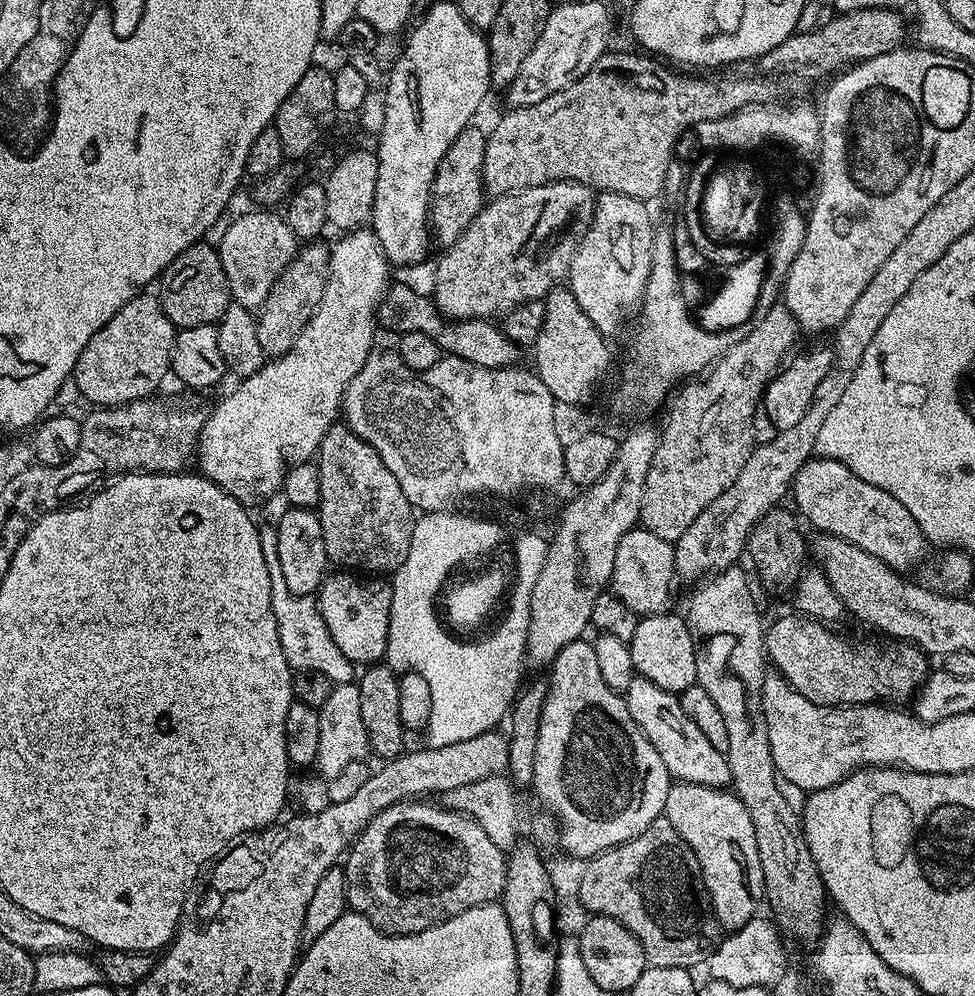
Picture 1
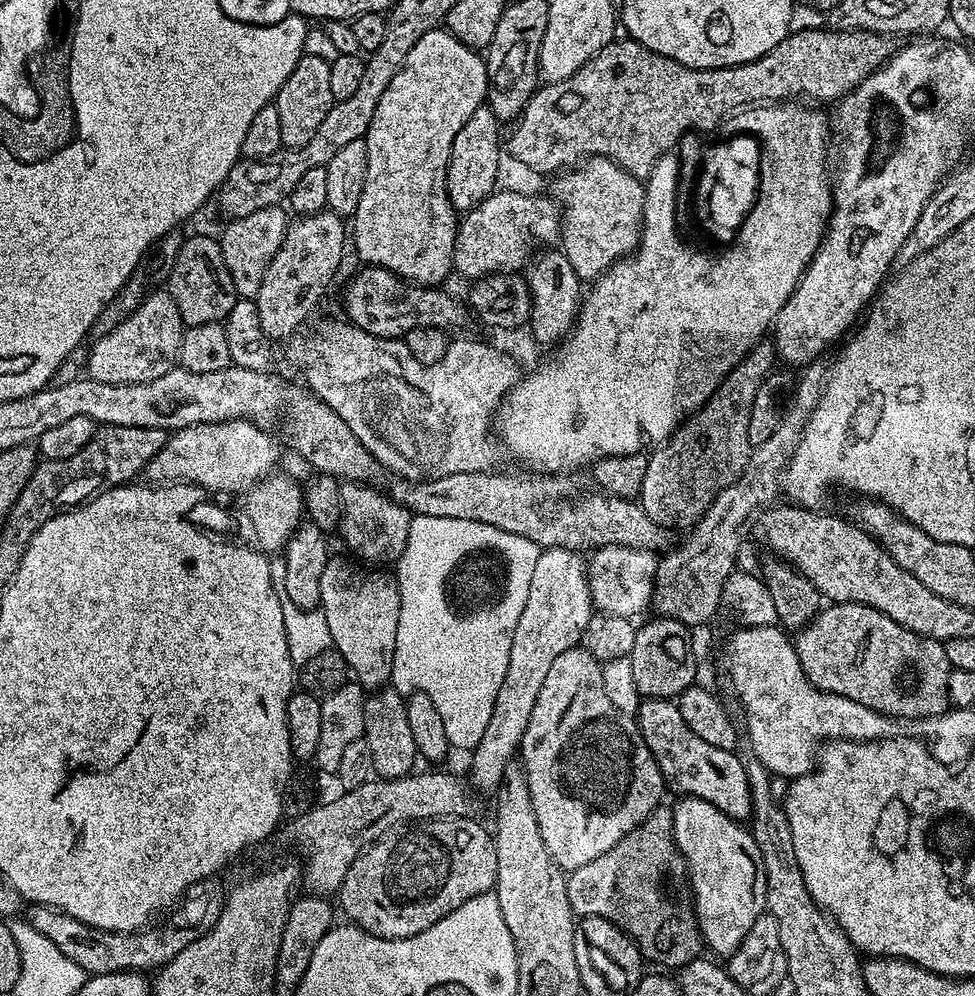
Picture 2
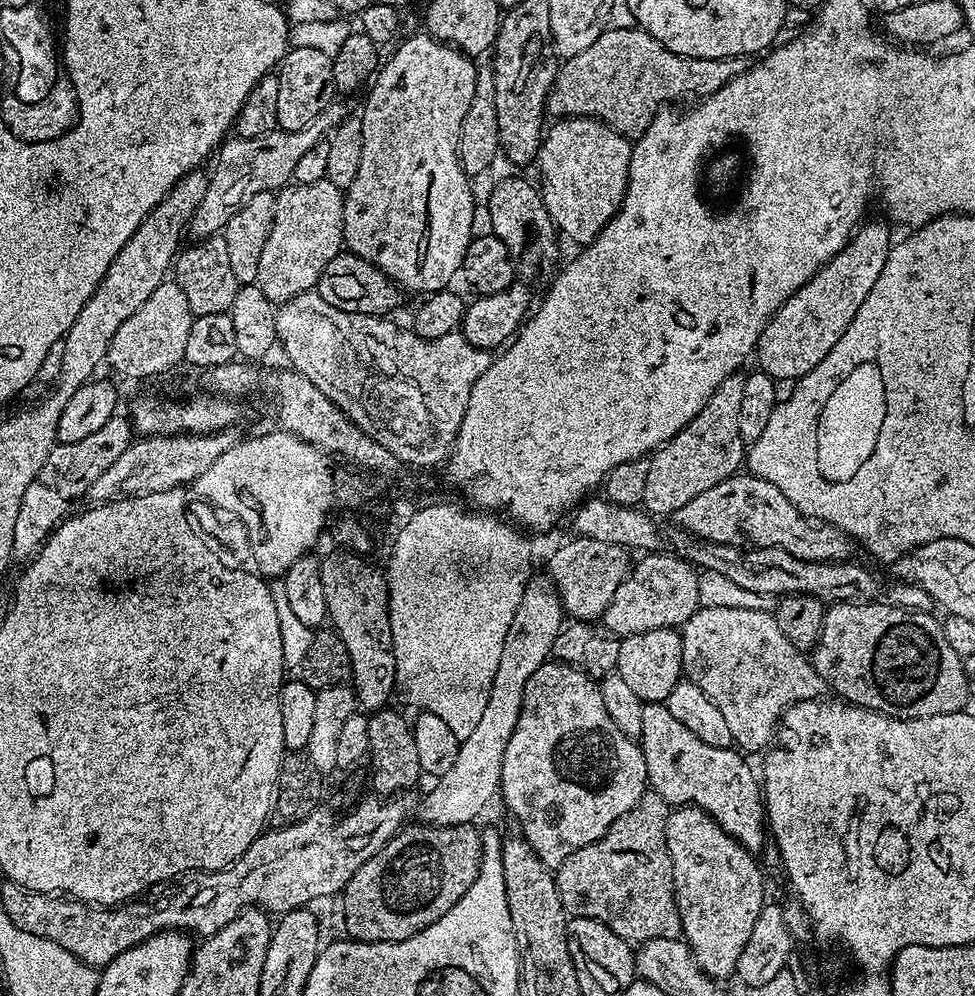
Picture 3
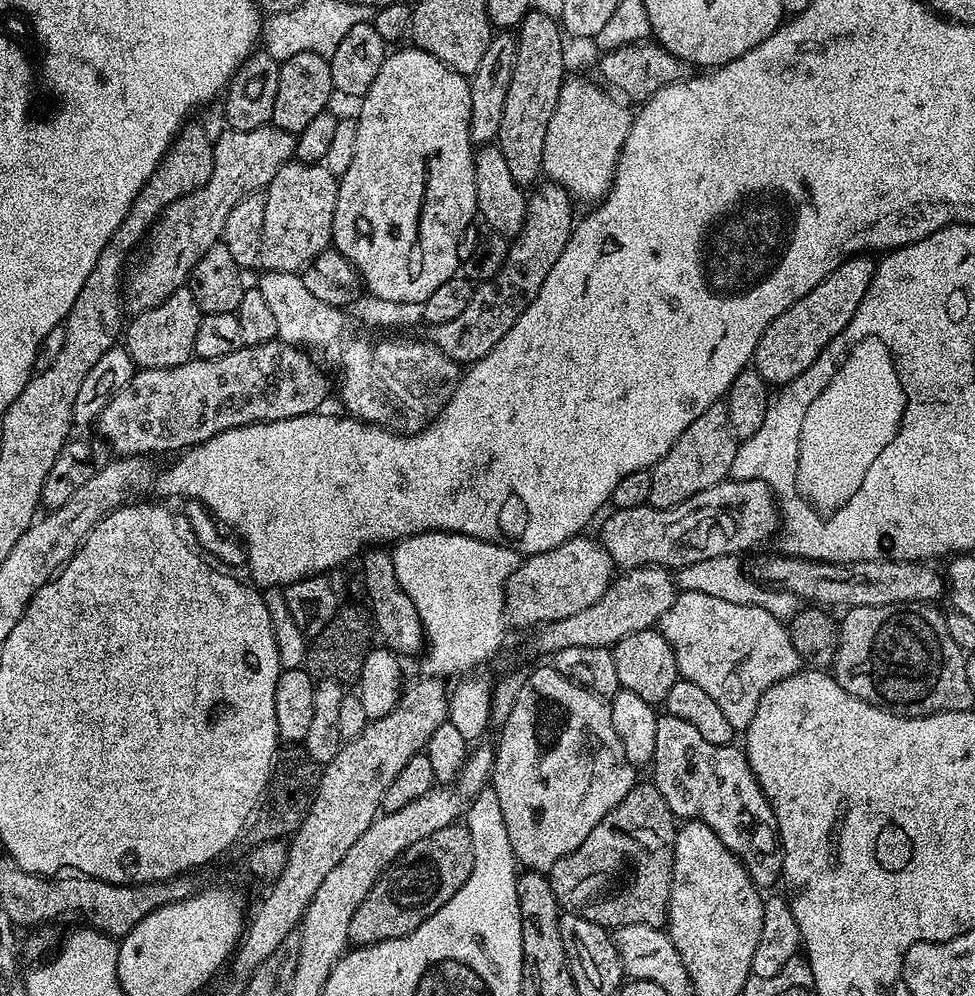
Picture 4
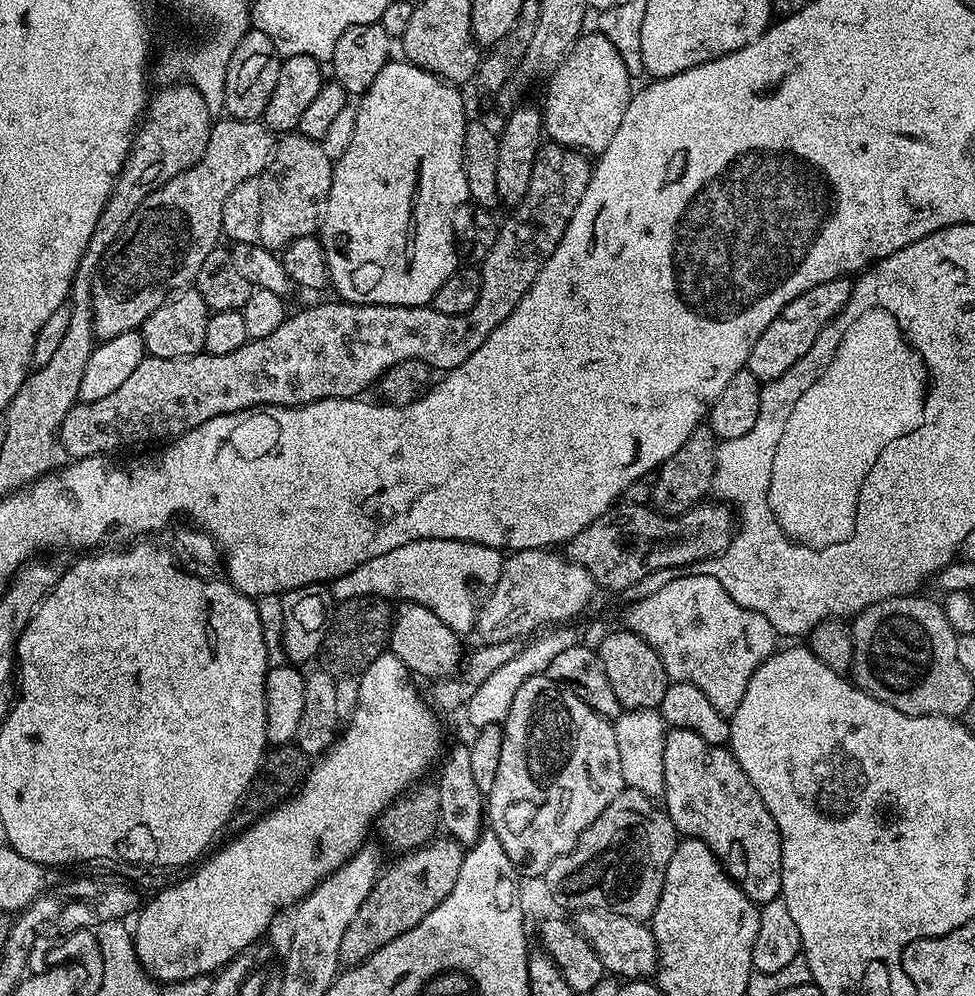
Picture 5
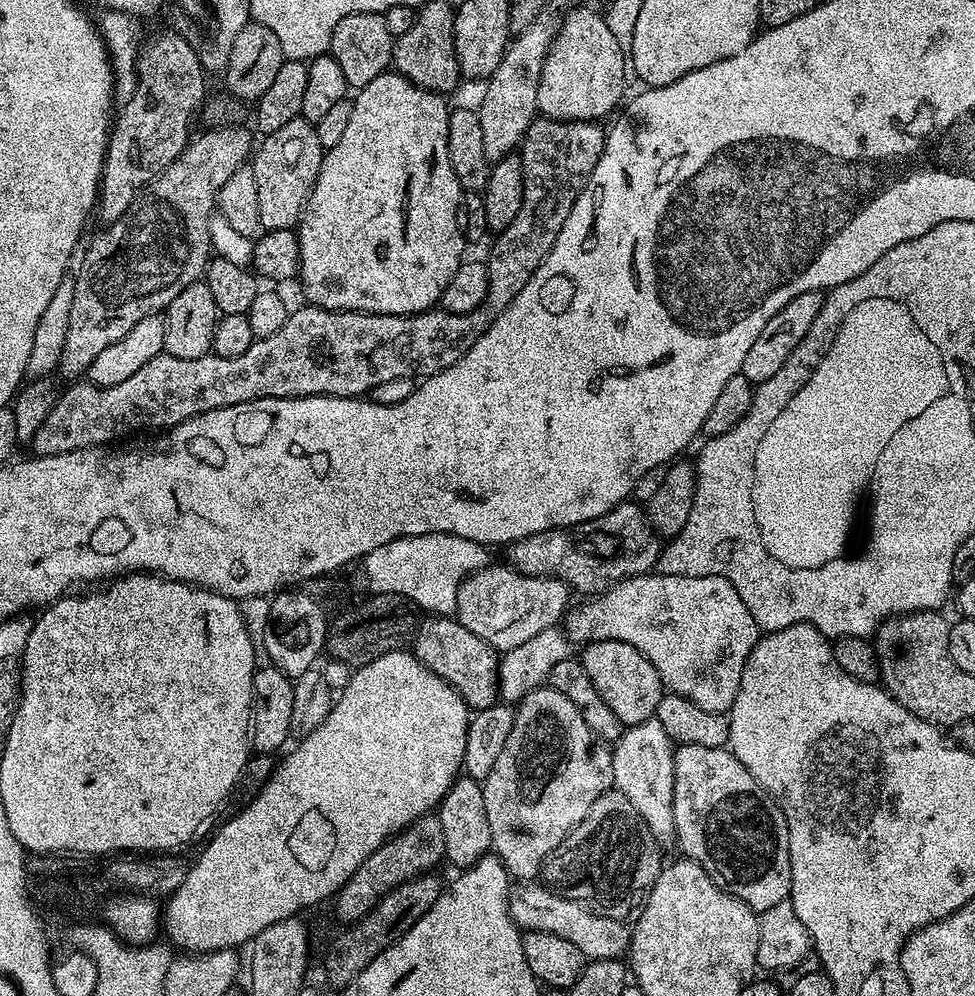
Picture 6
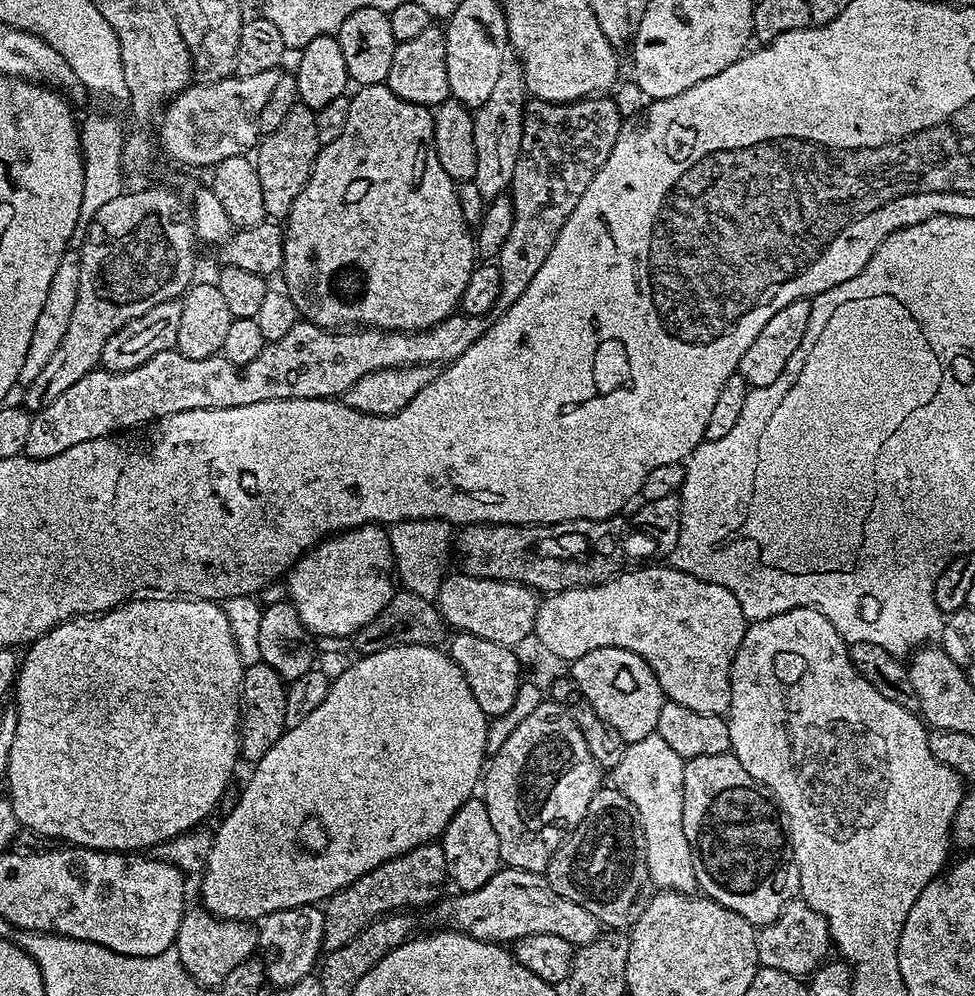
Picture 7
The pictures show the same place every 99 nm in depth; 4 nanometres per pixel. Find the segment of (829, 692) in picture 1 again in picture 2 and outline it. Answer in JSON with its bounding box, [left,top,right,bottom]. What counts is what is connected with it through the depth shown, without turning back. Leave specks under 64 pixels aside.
[794,603,953,721]

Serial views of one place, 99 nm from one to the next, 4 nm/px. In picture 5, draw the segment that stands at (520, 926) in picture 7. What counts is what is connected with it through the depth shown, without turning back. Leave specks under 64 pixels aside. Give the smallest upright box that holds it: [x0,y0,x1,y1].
[575,908,657,978]

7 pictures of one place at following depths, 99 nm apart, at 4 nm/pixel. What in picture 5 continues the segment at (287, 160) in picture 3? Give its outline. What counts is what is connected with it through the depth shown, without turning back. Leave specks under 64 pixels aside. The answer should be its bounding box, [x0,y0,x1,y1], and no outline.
[92,118,278,341]

